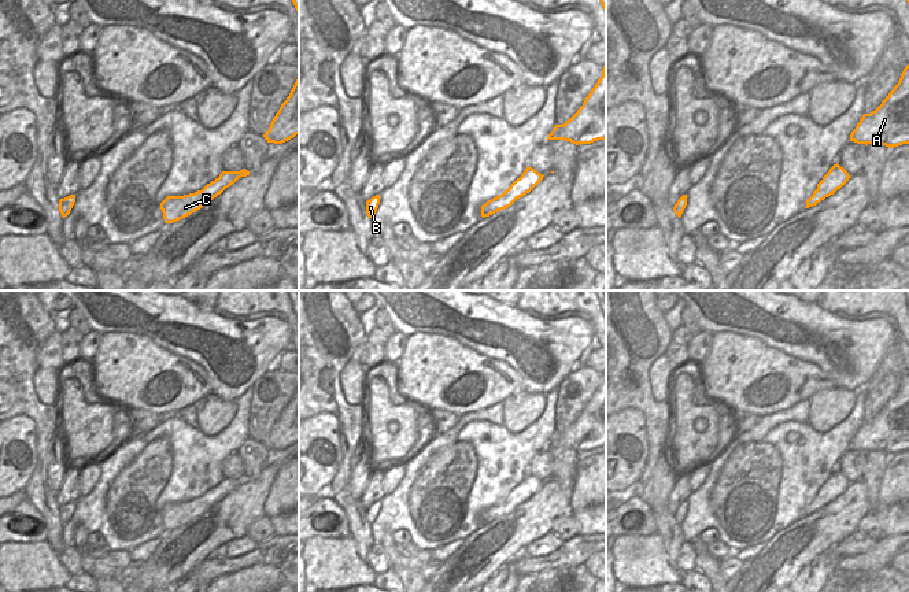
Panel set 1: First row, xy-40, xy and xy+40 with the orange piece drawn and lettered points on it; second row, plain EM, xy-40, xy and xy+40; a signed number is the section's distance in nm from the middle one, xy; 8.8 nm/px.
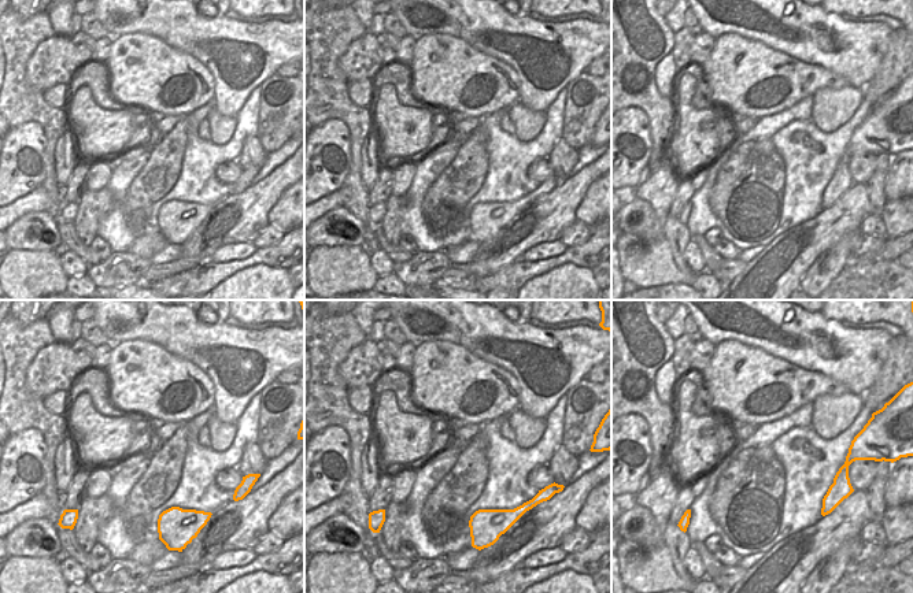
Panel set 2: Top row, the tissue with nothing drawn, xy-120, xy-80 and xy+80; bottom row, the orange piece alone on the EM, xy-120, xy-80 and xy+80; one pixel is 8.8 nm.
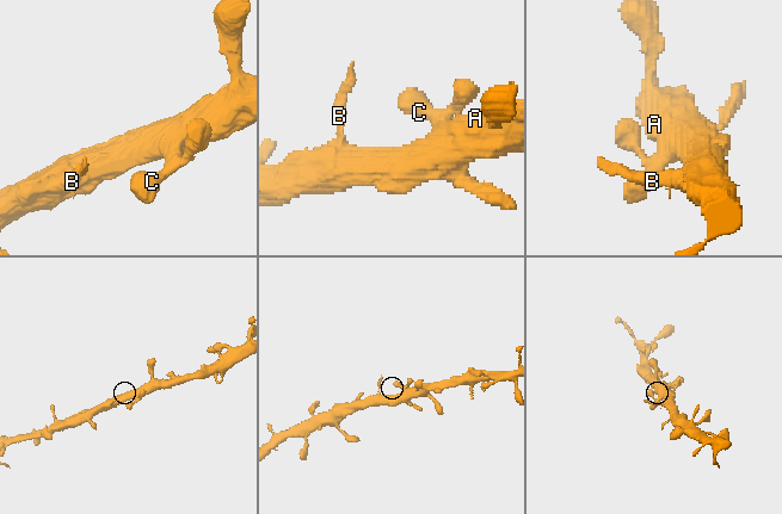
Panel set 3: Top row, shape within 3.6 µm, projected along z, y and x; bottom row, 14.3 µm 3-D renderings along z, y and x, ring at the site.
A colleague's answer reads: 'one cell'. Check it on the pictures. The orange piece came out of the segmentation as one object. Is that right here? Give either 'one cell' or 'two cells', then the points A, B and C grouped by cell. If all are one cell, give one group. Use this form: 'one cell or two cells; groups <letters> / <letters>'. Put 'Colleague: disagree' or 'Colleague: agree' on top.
Colleague: agree
one cell; groups A B C

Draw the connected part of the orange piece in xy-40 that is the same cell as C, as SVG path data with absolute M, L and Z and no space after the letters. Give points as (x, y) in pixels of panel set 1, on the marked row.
M245 169L240 171L222 171L218 178L207 184L202 190L184 196L167 196L160 203L165 222L173 223L191 215L206 206L210 200L221 195L239 178L247 175L250 175L250 171Z

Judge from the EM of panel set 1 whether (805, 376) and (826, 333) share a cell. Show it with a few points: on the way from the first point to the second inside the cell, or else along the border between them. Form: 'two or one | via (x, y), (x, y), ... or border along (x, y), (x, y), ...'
two | border along (782, 351), (816, 363), (835, 385)

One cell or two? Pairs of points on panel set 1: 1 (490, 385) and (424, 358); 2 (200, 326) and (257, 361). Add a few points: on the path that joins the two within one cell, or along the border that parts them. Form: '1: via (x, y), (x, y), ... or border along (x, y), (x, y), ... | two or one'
1: via (477, 370), (472, 370), (468, 366), (442, 366) | one
2: via (214, 330), (235, 339), (243, 347) | one

